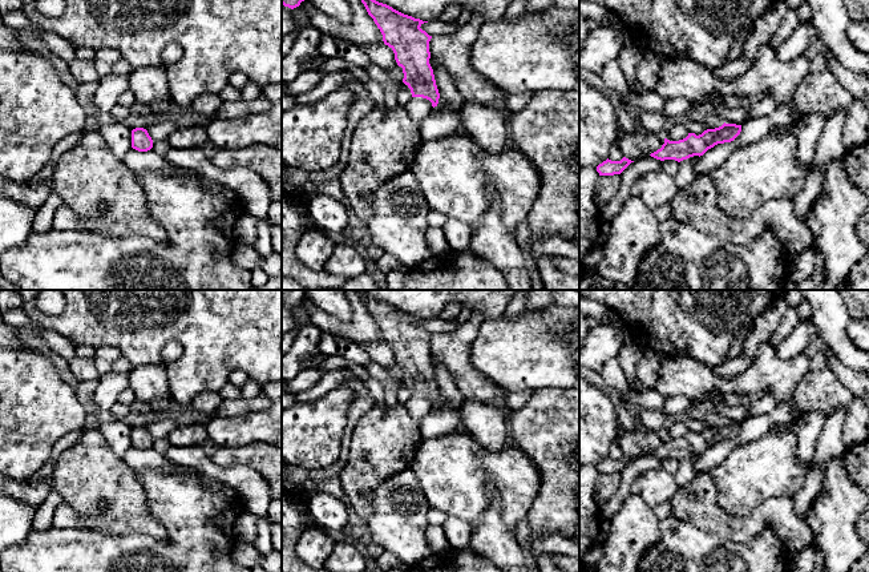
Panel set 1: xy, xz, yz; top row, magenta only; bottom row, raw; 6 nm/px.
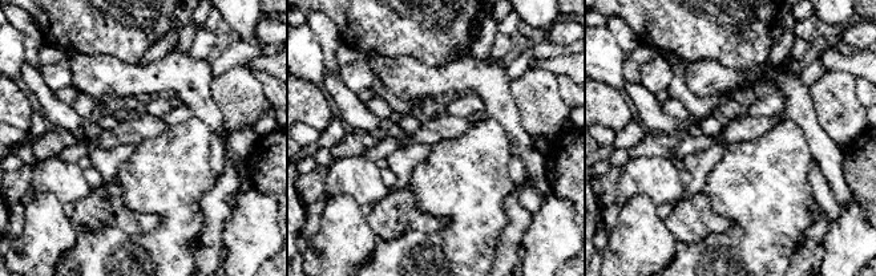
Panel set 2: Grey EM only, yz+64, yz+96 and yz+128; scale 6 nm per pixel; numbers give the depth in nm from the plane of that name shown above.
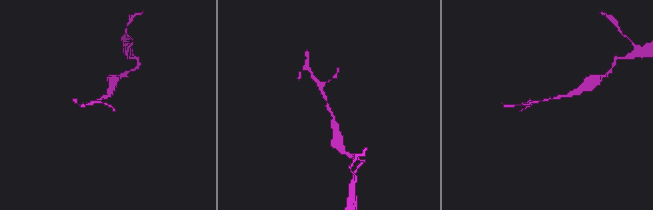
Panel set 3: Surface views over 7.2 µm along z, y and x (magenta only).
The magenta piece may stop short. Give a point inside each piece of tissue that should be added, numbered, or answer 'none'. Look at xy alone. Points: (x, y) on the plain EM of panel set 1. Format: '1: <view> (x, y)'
none

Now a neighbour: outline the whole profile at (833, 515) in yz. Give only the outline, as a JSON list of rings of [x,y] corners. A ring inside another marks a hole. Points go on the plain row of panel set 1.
[[[844,454],[828,462],[822,488],[807,516],[815,548],[824,553],[824,572],[849,572],[865,555],[856,524],[866,507],[868,496],[852,482]]]

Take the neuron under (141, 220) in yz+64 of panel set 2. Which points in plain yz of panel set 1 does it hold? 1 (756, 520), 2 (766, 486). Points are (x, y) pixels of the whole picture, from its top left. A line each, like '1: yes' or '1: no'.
1: yes
2: no

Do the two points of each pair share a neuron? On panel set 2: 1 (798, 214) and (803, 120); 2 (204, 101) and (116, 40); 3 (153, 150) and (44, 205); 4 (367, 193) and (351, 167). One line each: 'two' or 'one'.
1: two
2: two
3: two
4: one

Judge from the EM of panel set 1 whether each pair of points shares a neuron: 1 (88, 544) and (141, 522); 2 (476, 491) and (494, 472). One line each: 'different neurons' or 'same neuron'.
1: different neurons
2: same neuron

